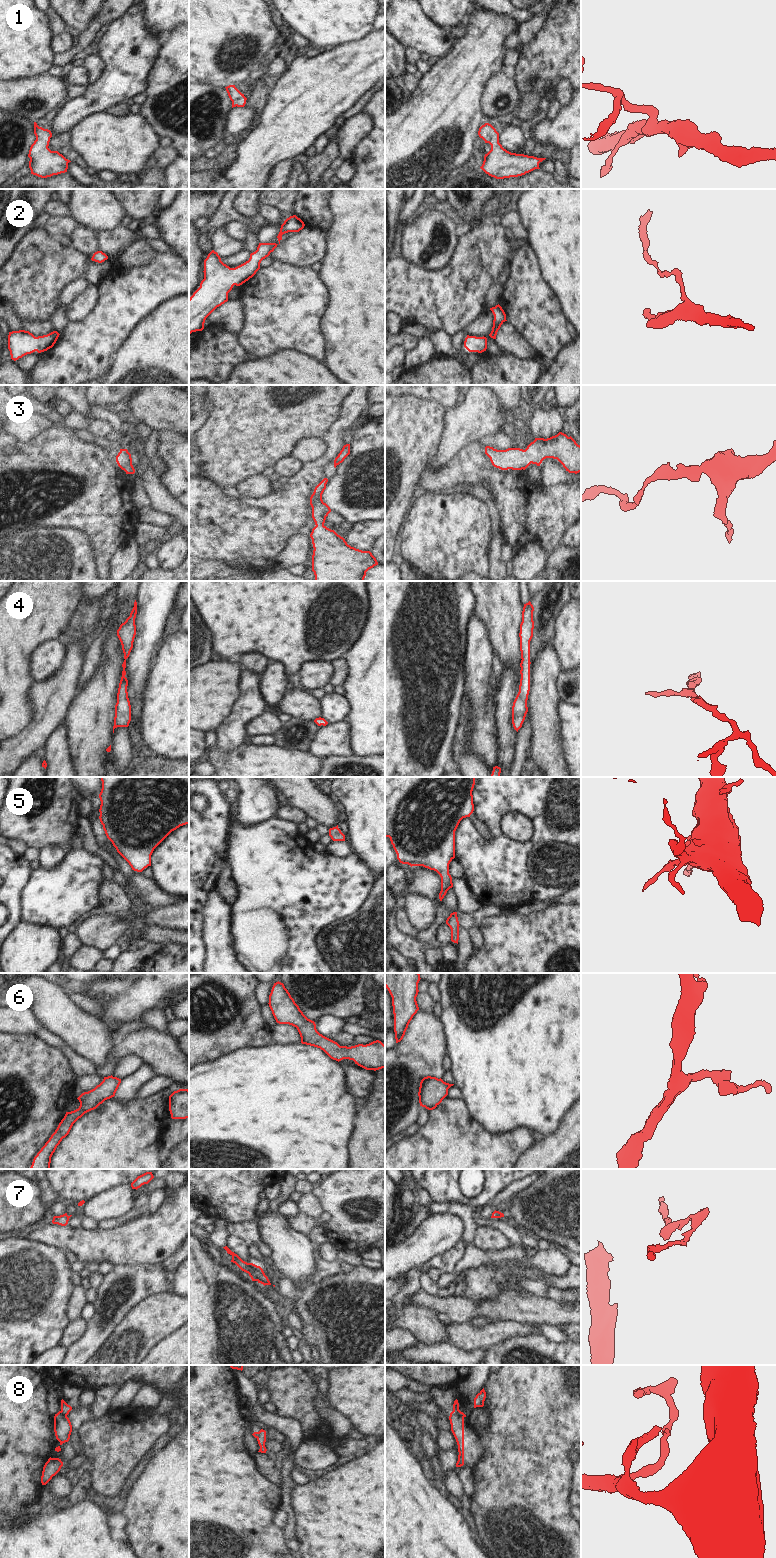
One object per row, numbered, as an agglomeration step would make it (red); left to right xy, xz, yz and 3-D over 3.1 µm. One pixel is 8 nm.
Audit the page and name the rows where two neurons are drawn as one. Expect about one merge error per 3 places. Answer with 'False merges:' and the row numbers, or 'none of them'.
False merges: 8

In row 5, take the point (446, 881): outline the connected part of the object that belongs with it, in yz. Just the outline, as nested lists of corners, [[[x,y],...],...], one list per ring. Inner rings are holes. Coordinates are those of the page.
[[[385,777],[385,837],[389,837],[397,854],[397,859],[402,864],[423,866],[436,871],[441,877],[441,891],[439,899],[442,901],[447,891],[453,887],[452,877],[449,874],[449,864],[455,858],[455,831],[463,818],[470,817],[474,811],[472,791],[475,777]]]

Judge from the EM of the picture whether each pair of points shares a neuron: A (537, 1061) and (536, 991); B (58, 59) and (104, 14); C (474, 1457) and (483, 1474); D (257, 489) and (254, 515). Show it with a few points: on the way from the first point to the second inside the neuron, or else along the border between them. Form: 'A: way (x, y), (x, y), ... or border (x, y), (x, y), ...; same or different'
A: way (537, 1044), (537, 1013), (539, 1008); same
B: way (71, 52), (89, 34), (93, 27); same
C: border (480, 1439), (483, 1445), (483, 1455), (472, 1467); different
D: border (273, 491), (260, 497), (245, 497), (242, 495); different

